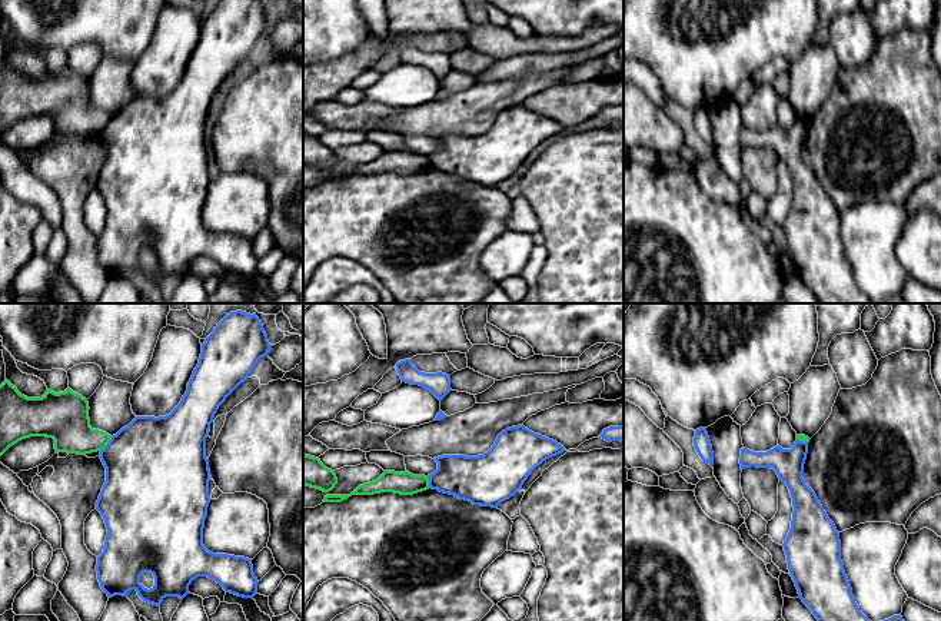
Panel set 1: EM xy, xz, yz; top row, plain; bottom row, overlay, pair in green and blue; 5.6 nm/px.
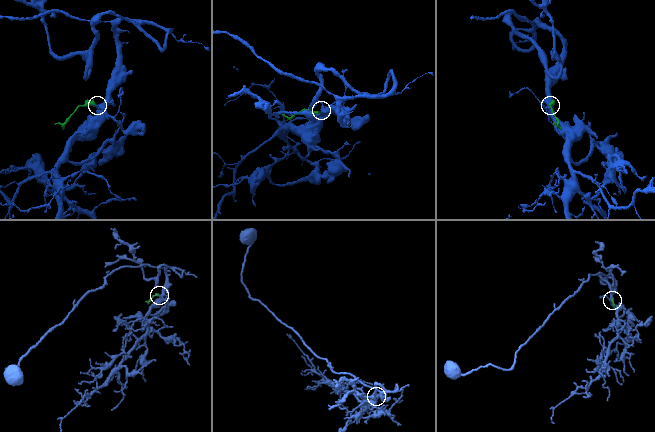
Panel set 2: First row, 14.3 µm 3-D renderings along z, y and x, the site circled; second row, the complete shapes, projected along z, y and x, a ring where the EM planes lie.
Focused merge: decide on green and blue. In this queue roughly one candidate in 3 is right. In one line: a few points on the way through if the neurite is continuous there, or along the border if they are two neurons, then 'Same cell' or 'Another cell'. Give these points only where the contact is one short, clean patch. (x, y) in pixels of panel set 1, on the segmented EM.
Boundary: xy (112, 437), (100, 451). Another cell

